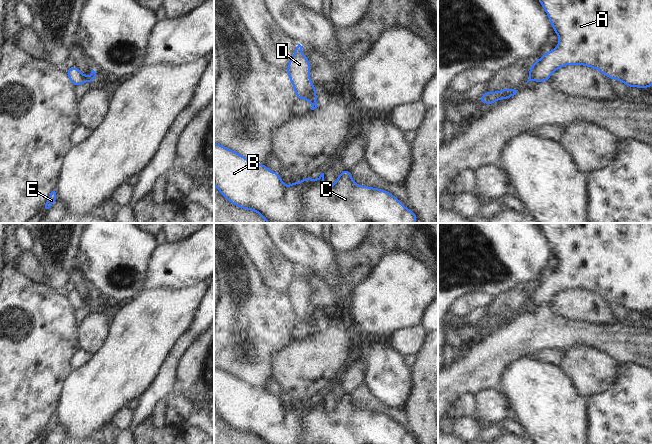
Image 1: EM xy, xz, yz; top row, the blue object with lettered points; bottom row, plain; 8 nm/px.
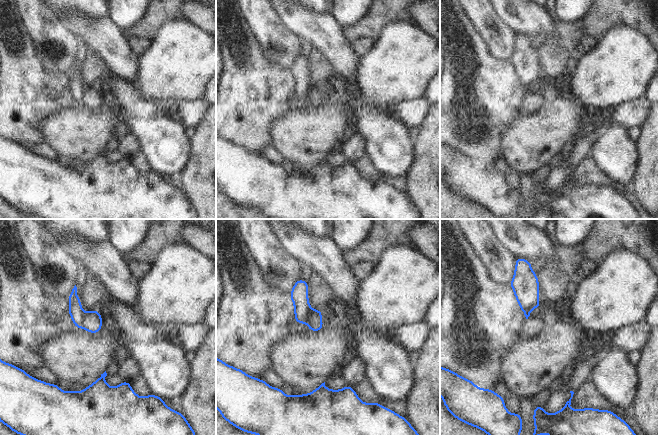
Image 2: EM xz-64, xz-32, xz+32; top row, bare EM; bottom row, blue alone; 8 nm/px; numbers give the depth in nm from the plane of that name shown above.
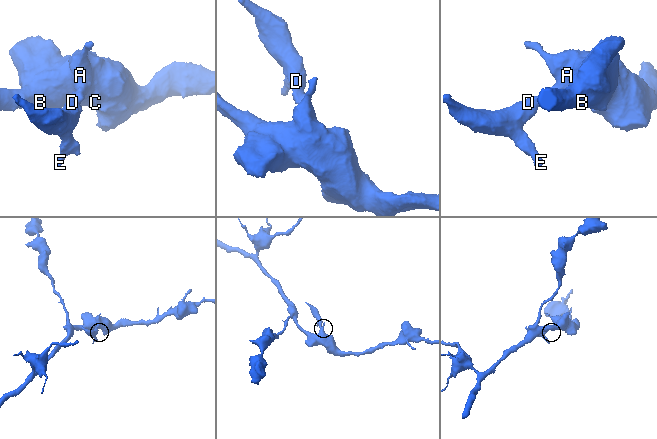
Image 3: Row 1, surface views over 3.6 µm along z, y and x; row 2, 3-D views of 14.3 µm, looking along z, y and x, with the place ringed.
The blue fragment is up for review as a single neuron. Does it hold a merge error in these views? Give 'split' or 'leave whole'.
split

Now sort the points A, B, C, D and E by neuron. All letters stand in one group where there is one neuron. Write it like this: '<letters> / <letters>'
A B C / D E

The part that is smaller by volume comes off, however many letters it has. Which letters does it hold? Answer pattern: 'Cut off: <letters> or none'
Cut off: D, E.

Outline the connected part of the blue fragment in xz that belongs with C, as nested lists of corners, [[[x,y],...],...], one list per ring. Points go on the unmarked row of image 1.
[[[214,366],[214,409],[219,414],[219,416],[232,428],[246,434],[253,434],[259,437],[264,444],[417,444],[416,437],[407,433],[395,420],[391,417],[381,414],[378,412],[360,410],[357,409],[351,401],[350,394],[344,393],[343,396],[339,397],[339,401],[336,406],[331,410],[326,412],[324,409],[324,397],[321,397],[317,404],[312,404],[308,400],[302,402],[301,407],[296,407],[293,403],[293,407],[290,410],[285,410],[280,402],[280,398],[277,396],[270,395],[265,388],[257,388],[243,380],[239,377],[232,375],[220,368]]]

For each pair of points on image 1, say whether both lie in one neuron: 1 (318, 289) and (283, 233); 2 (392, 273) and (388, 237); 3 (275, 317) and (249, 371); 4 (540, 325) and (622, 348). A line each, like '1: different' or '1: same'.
1: different
2: different
3: same
4: same

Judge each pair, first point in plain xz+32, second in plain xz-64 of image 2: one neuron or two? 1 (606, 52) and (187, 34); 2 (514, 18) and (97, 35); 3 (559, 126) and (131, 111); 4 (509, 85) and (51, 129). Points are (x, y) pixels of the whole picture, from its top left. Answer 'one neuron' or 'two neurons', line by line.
1: one neuron
2: one neuron
3: two neurons
4: two neurons

